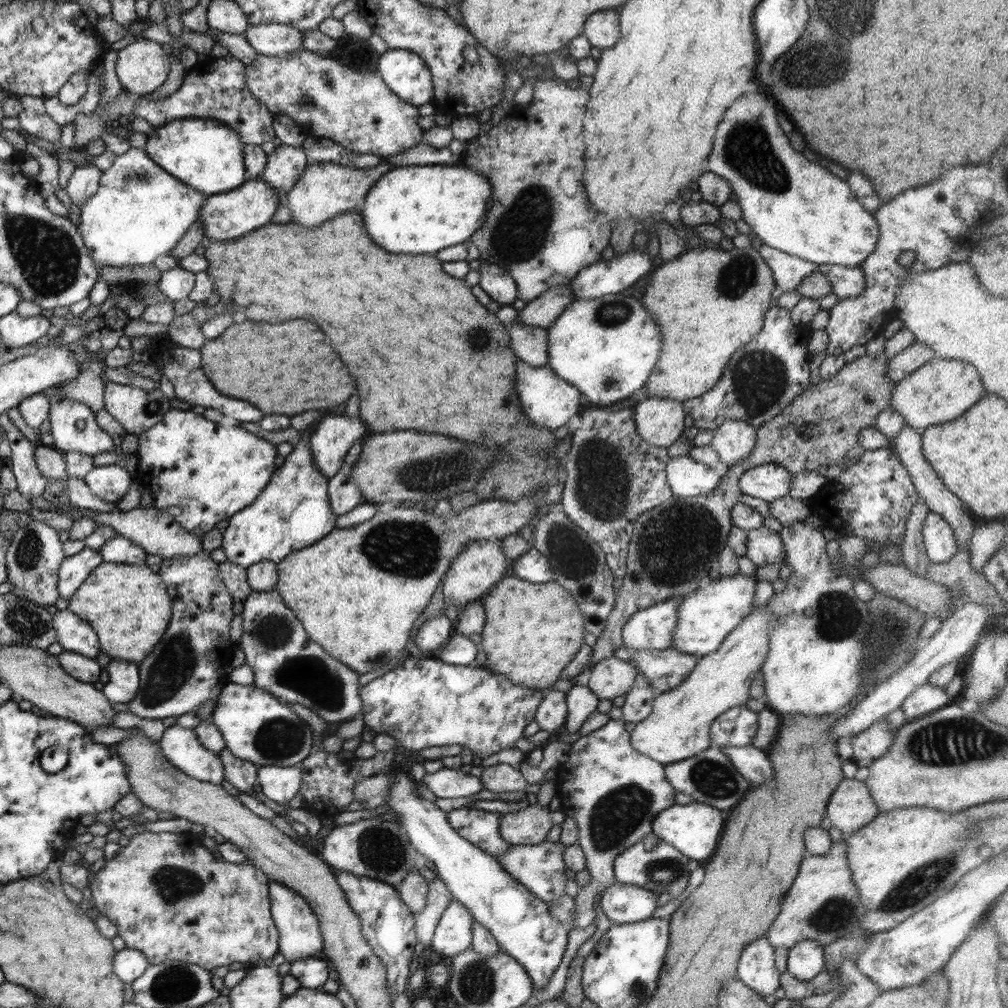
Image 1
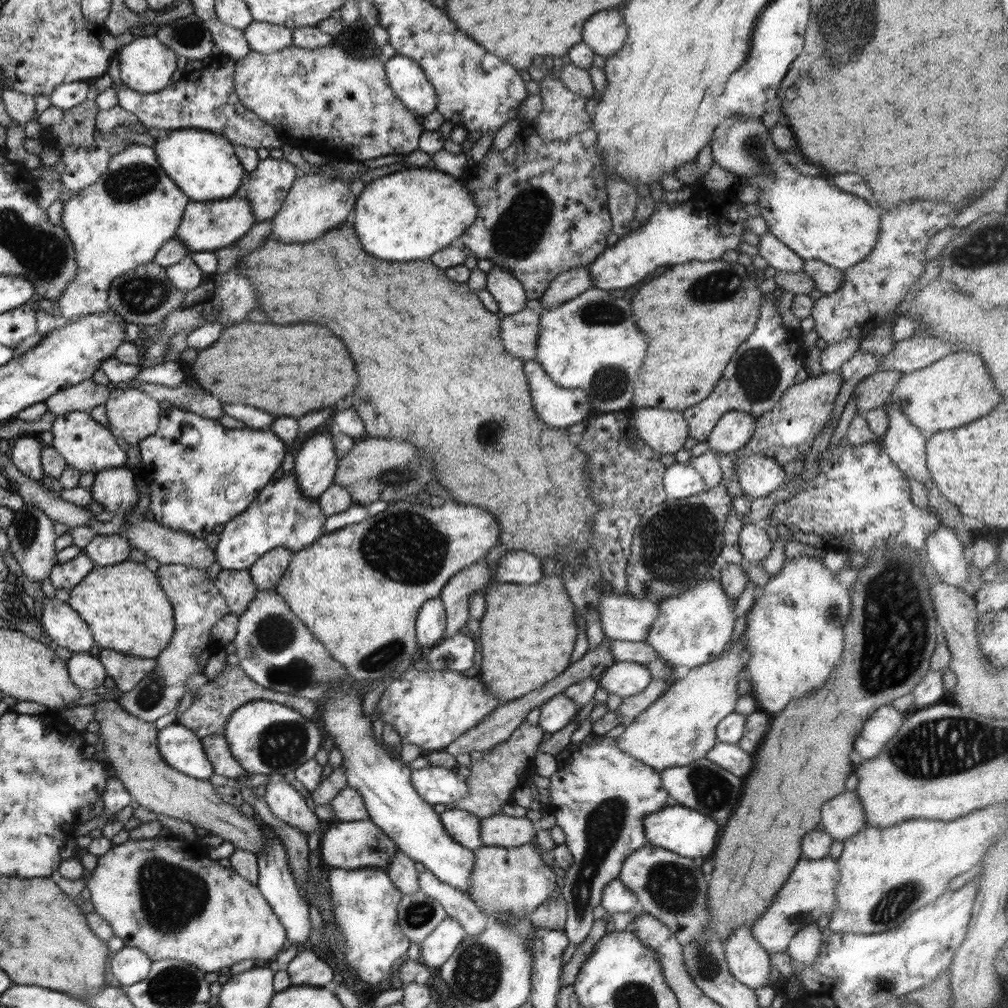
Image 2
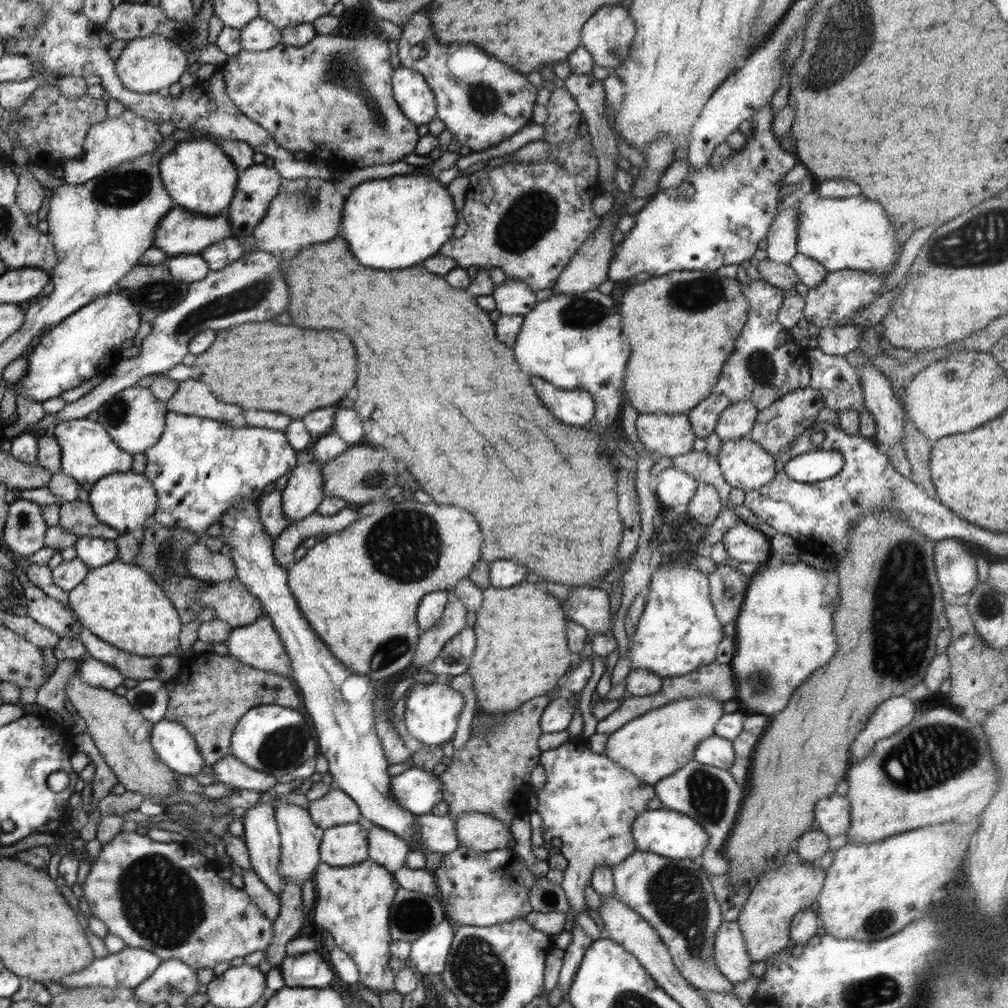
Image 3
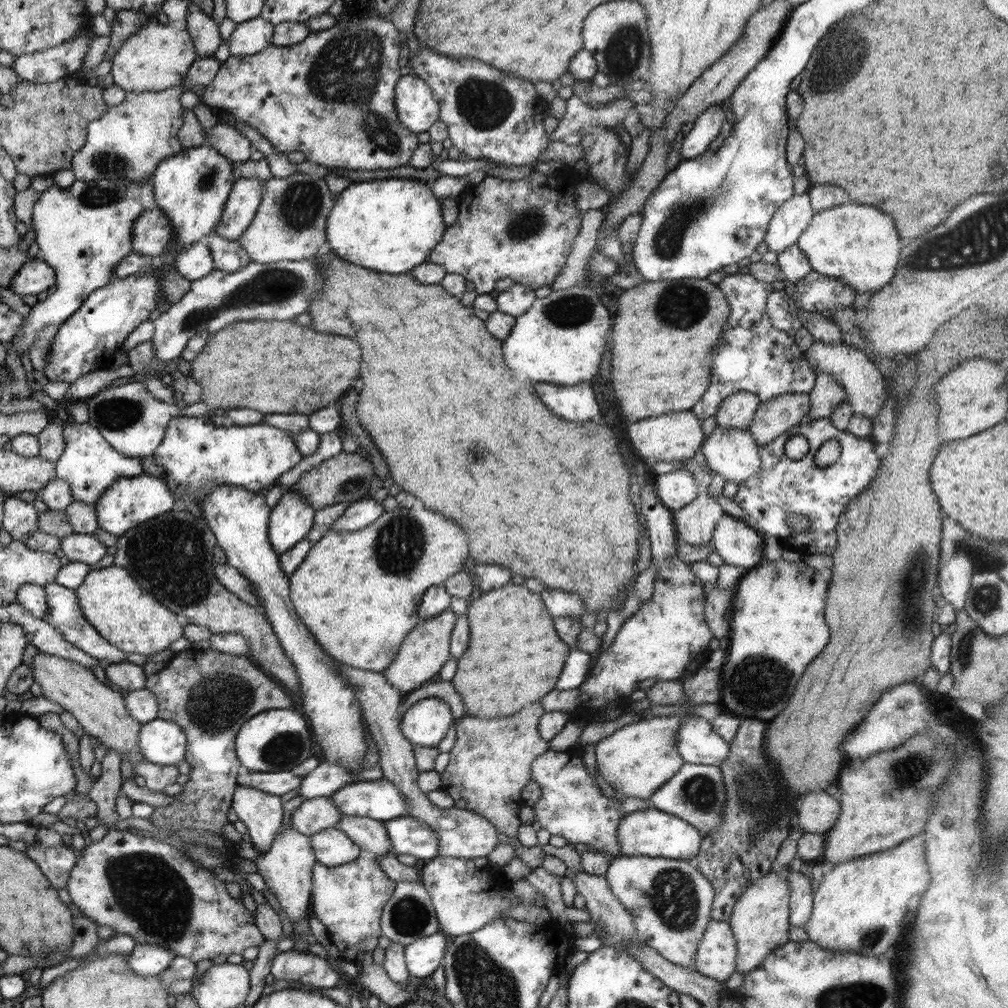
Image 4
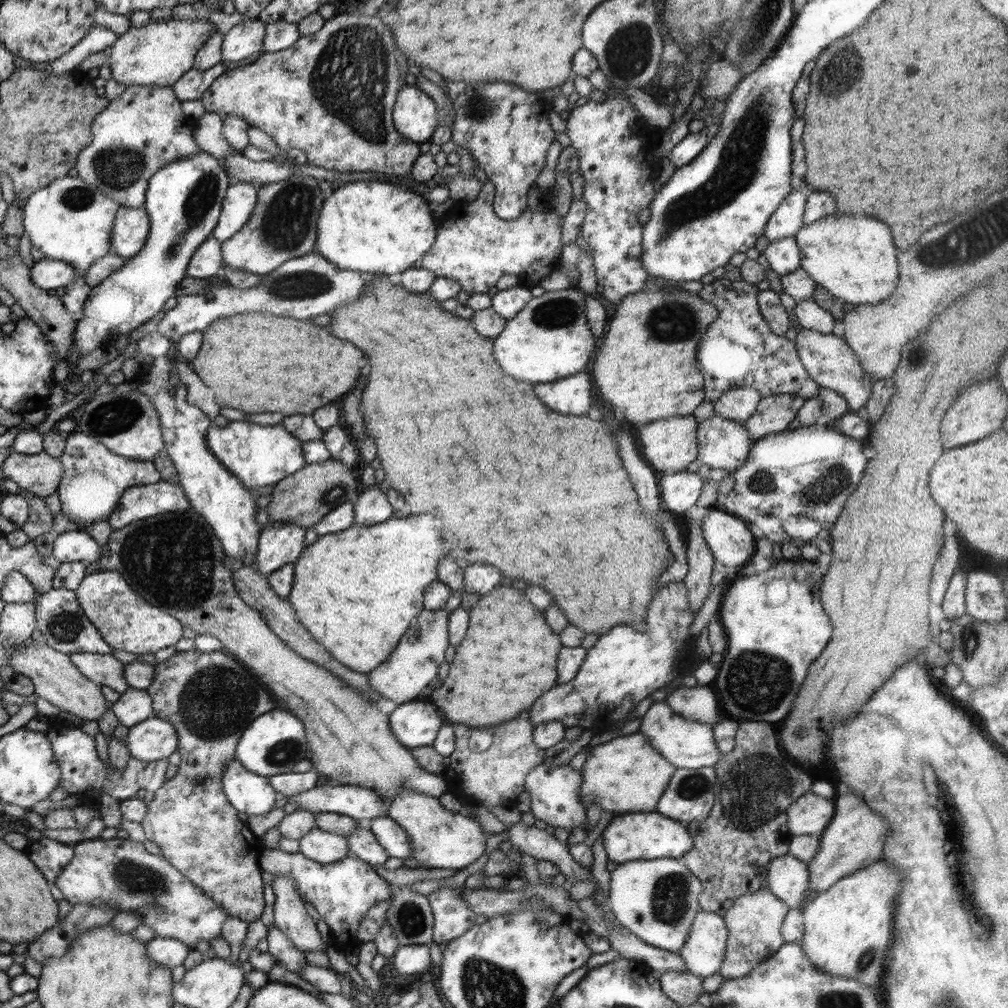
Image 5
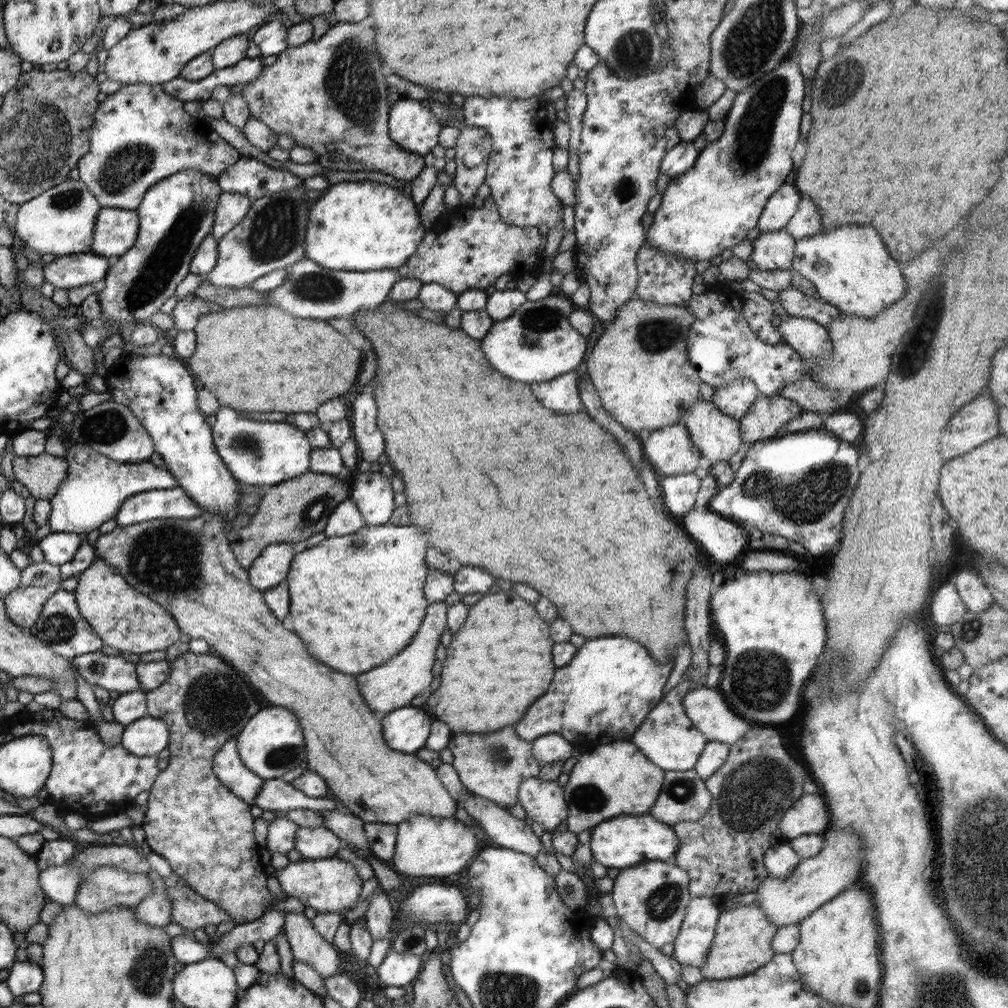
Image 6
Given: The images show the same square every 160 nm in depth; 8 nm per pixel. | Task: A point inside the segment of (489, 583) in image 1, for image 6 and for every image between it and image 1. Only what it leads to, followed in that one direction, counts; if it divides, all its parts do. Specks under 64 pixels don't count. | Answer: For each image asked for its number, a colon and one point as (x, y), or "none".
2: (455, 595)
3: (431, 642)
4: (425, 650)
5: (413, 664)
6: (393, 685)

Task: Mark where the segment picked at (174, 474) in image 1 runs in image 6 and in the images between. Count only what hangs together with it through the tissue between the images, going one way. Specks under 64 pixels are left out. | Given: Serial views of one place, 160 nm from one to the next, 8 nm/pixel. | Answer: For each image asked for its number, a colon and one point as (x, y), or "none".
2: (192, 489)
3: (200, 468)
4: (197, 454)
5: (257, 455)
6: (257, 453)

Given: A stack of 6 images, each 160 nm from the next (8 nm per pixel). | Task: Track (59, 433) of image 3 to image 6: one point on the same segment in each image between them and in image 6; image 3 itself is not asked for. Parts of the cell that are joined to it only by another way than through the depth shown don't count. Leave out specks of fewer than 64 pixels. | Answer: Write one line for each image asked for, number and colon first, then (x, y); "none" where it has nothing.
4: (89, 464)
5: (94, 479)
6: (95, 487)

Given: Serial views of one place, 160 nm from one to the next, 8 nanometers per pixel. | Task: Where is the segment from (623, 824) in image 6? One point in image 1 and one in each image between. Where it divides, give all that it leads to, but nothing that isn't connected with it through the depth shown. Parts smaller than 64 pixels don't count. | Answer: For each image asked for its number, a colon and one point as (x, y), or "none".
1: (695, 829)
2: (684, 831)
3: (675, 835)
4: (649, 832)
5: (641, 835)

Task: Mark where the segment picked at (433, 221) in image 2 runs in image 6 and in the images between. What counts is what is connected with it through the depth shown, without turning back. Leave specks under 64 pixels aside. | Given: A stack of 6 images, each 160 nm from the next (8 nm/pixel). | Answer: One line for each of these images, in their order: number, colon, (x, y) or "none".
3: (392, 223)
4: (377, 224)
5: (375, 226)
6: (362, 226)

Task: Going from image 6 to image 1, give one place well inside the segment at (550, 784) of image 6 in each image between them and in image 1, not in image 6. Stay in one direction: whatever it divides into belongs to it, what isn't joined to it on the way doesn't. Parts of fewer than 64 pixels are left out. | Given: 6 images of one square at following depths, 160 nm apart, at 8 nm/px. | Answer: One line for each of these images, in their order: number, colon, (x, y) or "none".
1: (613, 792)
2: (600, 795)
3: (588, 801)
4: (572, 805)
5: (555, 790)

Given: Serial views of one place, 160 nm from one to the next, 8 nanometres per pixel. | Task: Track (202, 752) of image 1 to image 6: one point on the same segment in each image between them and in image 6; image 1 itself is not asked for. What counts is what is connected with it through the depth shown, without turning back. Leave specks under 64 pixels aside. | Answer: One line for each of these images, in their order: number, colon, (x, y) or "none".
2: (181, 747)
3: (175, 745)
4: (163, 742)
5: (153, 739)
6: (149, 736)

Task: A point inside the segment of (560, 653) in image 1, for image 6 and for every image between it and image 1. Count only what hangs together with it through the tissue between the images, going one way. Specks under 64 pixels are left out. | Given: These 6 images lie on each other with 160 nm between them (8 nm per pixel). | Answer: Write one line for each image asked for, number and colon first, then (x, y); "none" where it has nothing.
2: (528, 635)
3: (522, 651)
4: (512, 638)
5: (508, 660)
6: (500, 661)

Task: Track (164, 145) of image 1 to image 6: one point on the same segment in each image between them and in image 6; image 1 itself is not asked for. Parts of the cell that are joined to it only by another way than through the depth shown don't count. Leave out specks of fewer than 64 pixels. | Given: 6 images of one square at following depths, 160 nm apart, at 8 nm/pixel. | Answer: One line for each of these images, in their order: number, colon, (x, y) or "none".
2: (204, 164)
3: (200, 176)
4: (193, 187)
5: (184, 200)
6: (178, 212)

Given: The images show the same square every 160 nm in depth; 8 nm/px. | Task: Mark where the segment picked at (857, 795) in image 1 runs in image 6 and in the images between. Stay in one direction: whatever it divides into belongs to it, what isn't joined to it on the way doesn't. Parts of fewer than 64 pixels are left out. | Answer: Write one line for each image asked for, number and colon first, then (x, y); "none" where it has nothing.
2: (843, 816)
3: (832, 814)
4: (818, 812)
5: (810, 815)
6: (809, 815)

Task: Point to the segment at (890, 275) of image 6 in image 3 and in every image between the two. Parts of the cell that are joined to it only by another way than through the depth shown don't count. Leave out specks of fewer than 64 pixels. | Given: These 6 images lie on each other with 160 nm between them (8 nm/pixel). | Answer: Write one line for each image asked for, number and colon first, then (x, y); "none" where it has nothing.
3: (853, 233)
4: (858, 244)
5: (853, 257)

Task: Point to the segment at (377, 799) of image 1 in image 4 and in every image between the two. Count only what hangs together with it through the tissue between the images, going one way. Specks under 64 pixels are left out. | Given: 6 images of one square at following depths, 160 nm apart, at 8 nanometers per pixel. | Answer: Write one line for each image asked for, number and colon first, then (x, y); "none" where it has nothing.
2: (348, 805)
3: (336, 808)
4: (313, 815)

